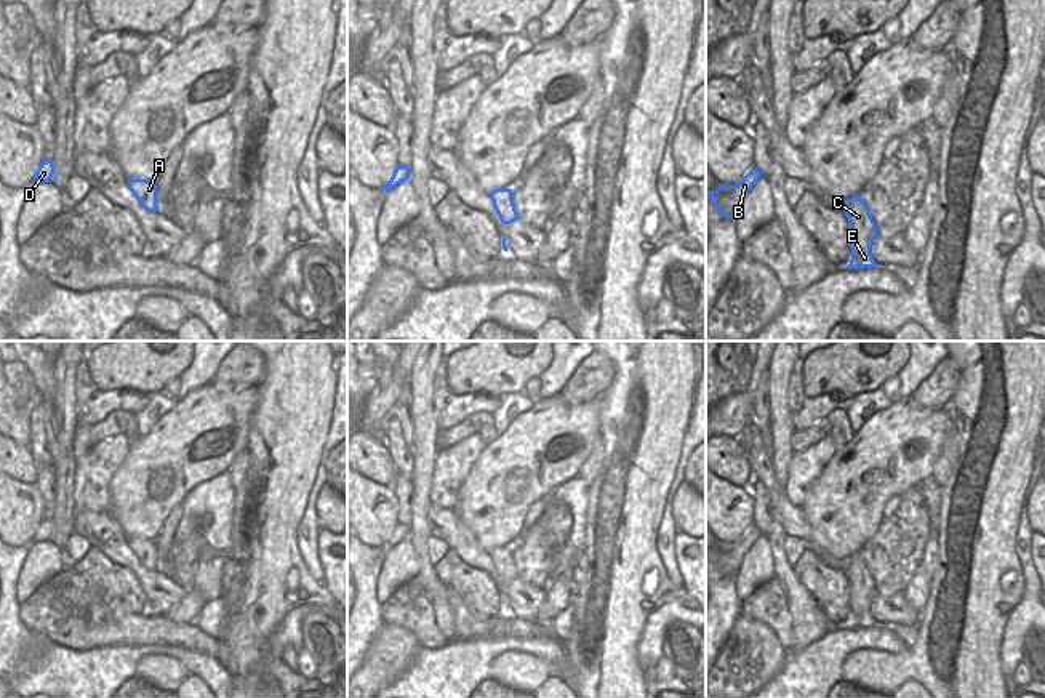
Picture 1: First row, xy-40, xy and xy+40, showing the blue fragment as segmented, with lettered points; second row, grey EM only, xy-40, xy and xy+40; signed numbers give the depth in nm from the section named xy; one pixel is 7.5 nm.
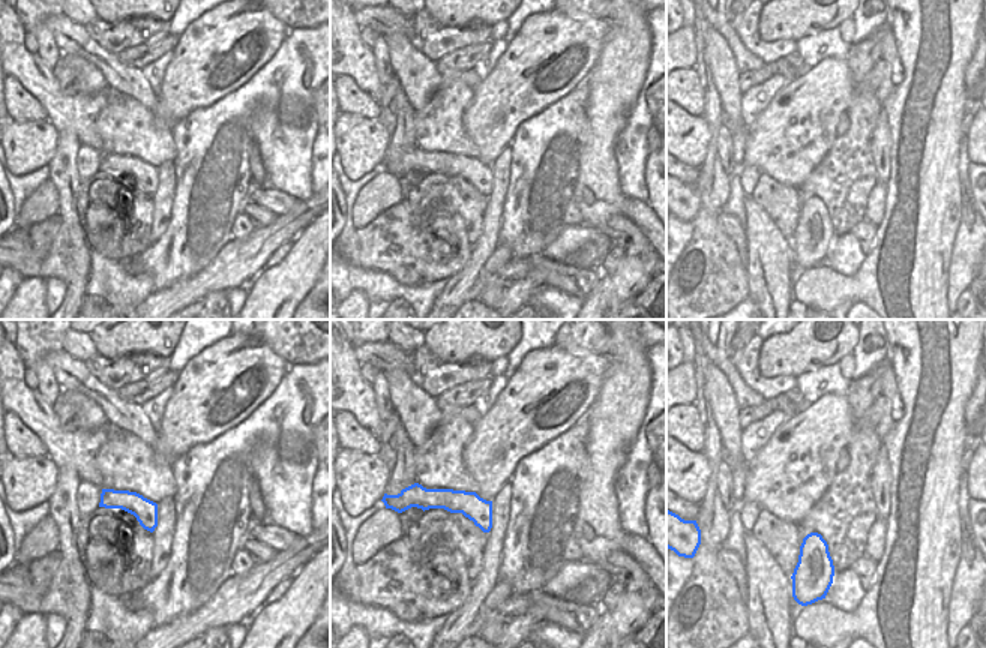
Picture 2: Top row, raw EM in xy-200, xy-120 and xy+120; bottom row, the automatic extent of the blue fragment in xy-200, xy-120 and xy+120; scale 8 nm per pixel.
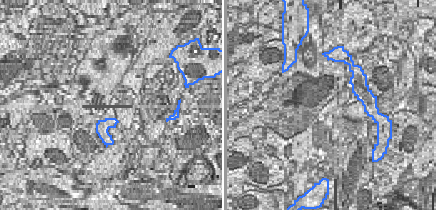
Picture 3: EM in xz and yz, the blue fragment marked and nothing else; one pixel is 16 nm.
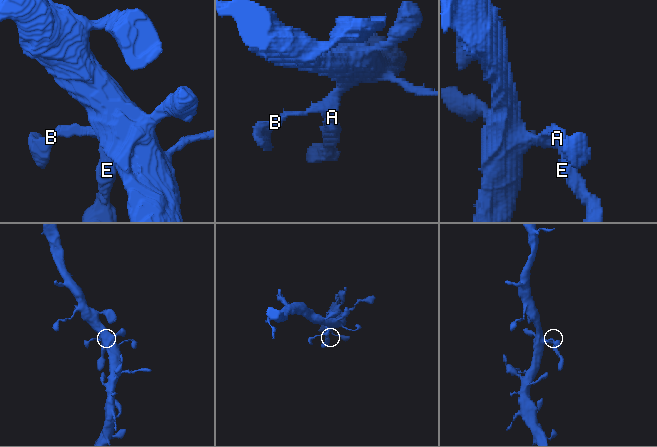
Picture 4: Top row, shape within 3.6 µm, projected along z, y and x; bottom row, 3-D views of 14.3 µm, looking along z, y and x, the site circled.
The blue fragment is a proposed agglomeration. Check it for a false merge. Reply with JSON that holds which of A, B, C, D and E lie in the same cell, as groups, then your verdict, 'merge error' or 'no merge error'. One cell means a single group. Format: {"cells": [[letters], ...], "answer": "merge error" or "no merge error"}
{"cells": [["A", "B", "C", "D", "E"]], "answer": "no merge error"}

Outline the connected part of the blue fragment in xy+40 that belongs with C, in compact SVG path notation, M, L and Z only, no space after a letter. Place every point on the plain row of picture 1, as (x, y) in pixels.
M853 554L847 559L845 575L851 591L851 597L848 600L851 607L851 620L847 628L877 626L871 613L871 604L877 596L877 584L859 554Z

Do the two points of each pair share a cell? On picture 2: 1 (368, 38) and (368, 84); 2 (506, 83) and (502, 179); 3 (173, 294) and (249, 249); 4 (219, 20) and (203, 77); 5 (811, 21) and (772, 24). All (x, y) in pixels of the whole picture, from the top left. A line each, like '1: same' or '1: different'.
1: different
2: different
3: same
4: same
5: same

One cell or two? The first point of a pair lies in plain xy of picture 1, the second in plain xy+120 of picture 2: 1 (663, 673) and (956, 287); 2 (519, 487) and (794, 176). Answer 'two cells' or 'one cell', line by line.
1: two cells
2: one cell

